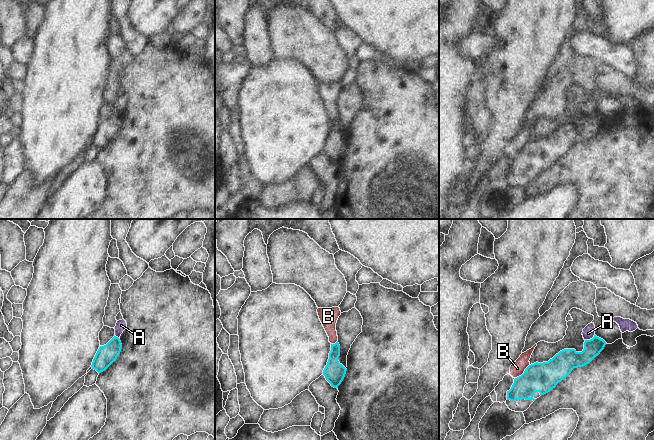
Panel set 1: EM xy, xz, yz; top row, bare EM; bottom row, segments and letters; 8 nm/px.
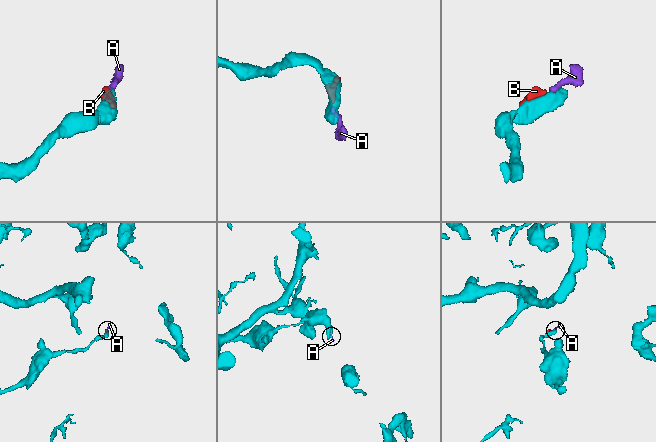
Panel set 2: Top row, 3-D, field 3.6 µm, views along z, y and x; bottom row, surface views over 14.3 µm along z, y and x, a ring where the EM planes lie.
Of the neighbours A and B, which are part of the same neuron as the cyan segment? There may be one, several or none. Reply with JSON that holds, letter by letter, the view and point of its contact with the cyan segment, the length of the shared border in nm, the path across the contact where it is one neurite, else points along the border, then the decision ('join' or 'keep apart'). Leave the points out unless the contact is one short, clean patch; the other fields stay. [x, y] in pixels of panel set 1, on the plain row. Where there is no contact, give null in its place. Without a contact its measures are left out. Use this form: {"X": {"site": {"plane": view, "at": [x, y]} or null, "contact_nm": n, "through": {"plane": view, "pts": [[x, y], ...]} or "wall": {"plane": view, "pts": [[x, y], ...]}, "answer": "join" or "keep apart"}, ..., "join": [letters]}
{"A": {"site": {"plane": "yz", "at": [590, 115]}, "contact_nm": 90, "wall": {"plane": "yz", "pts": [[594, 110], [591, 114], [585, 116]]}, "answer": "keep apart"}, "B": {"site": {"plane": "yz", "at": [524, 148]}, "contact_nm": 170, "wall": {"plane": "yz", "pts": [[529, 140], [515, 154]]}, "answer": "keep apart"}, "join": []}

